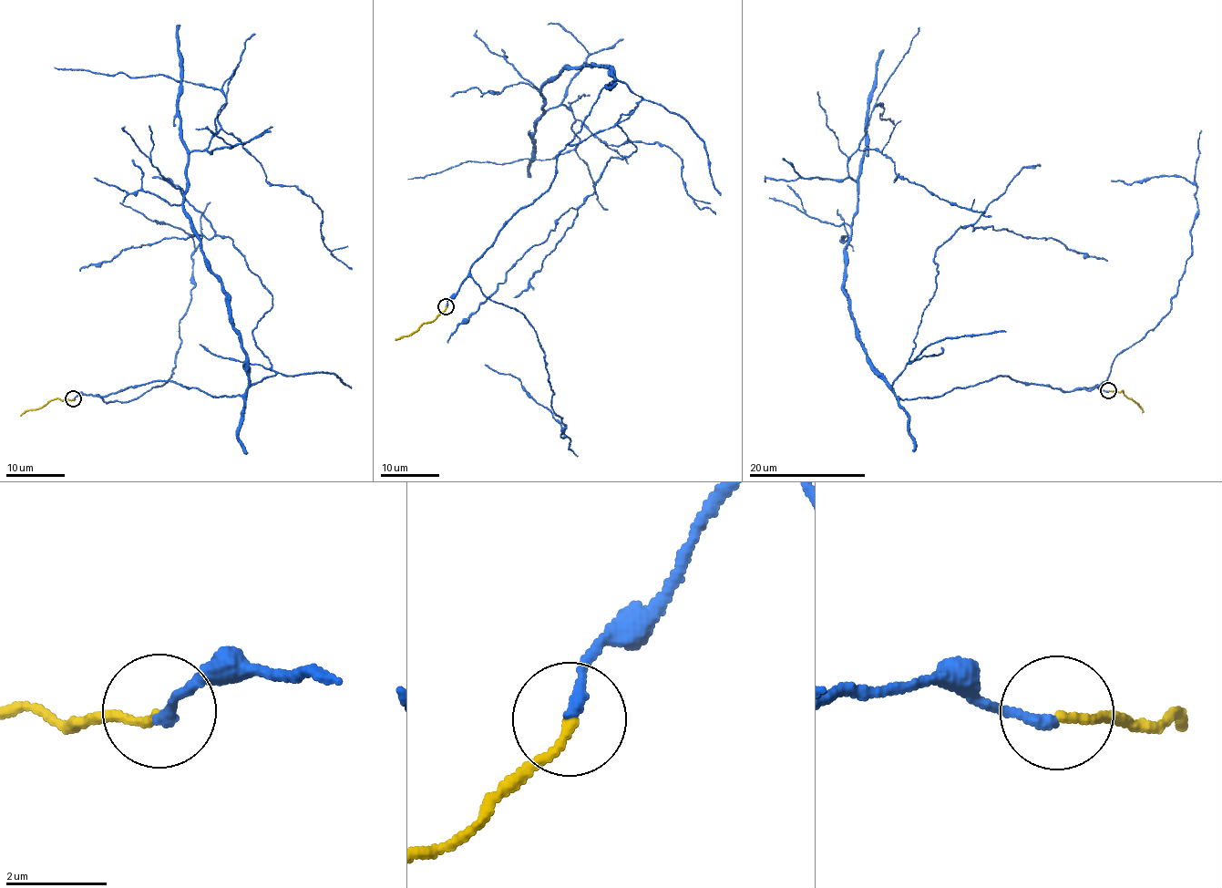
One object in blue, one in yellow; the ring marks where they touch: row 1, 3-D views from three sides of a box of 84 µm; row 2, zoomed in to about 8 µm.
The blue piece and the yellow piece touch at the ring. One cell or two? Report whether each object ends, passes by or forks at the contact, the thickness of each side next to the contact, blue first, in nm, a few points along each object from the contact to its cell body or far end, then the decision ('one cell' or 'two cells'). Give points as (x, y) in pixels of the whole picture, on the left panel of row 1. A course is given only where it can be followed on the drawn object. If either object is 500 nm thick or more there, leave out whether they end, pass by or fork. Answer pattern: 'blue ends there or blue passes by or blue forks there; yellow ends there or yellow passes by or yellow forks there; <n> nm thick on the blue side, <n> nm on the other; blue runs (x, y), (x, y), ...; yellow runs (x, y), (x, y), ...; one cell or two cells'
blue ends there; yellow ends there; 240 nm thick on the blue side, 170 nm on the other; blue runs (73, 399), (247, 389), (184, 211), (187, 156), (220, 129), (308, 194), (351, 269); yellow runs (73, 398), (51, 399), (42, 407), (26, 409), (21, 416); one cell

